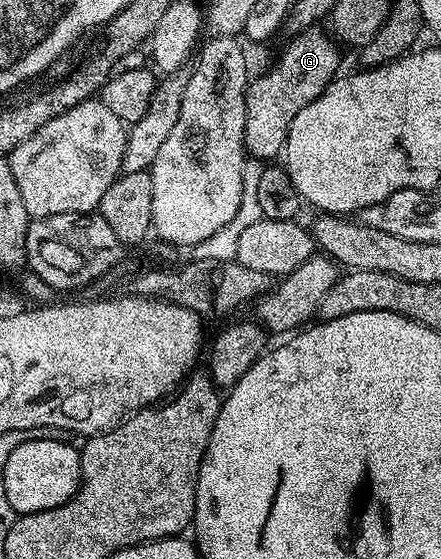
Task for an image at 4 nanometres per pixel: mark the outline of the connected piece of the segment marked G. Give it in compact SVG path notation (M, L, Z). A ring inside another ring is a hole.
M309 30L291 37L284 53L276 60L269 72L253 79L245 92L246 130L244 131L244 150L249 157L263 162L272 160L284 151L288 137L288 127L301 110L306 110L314 98L325 92L328 85L337 79L340 68L340 52L337 41L330 38L327 31ZM337 71L337 72L336 72Z

